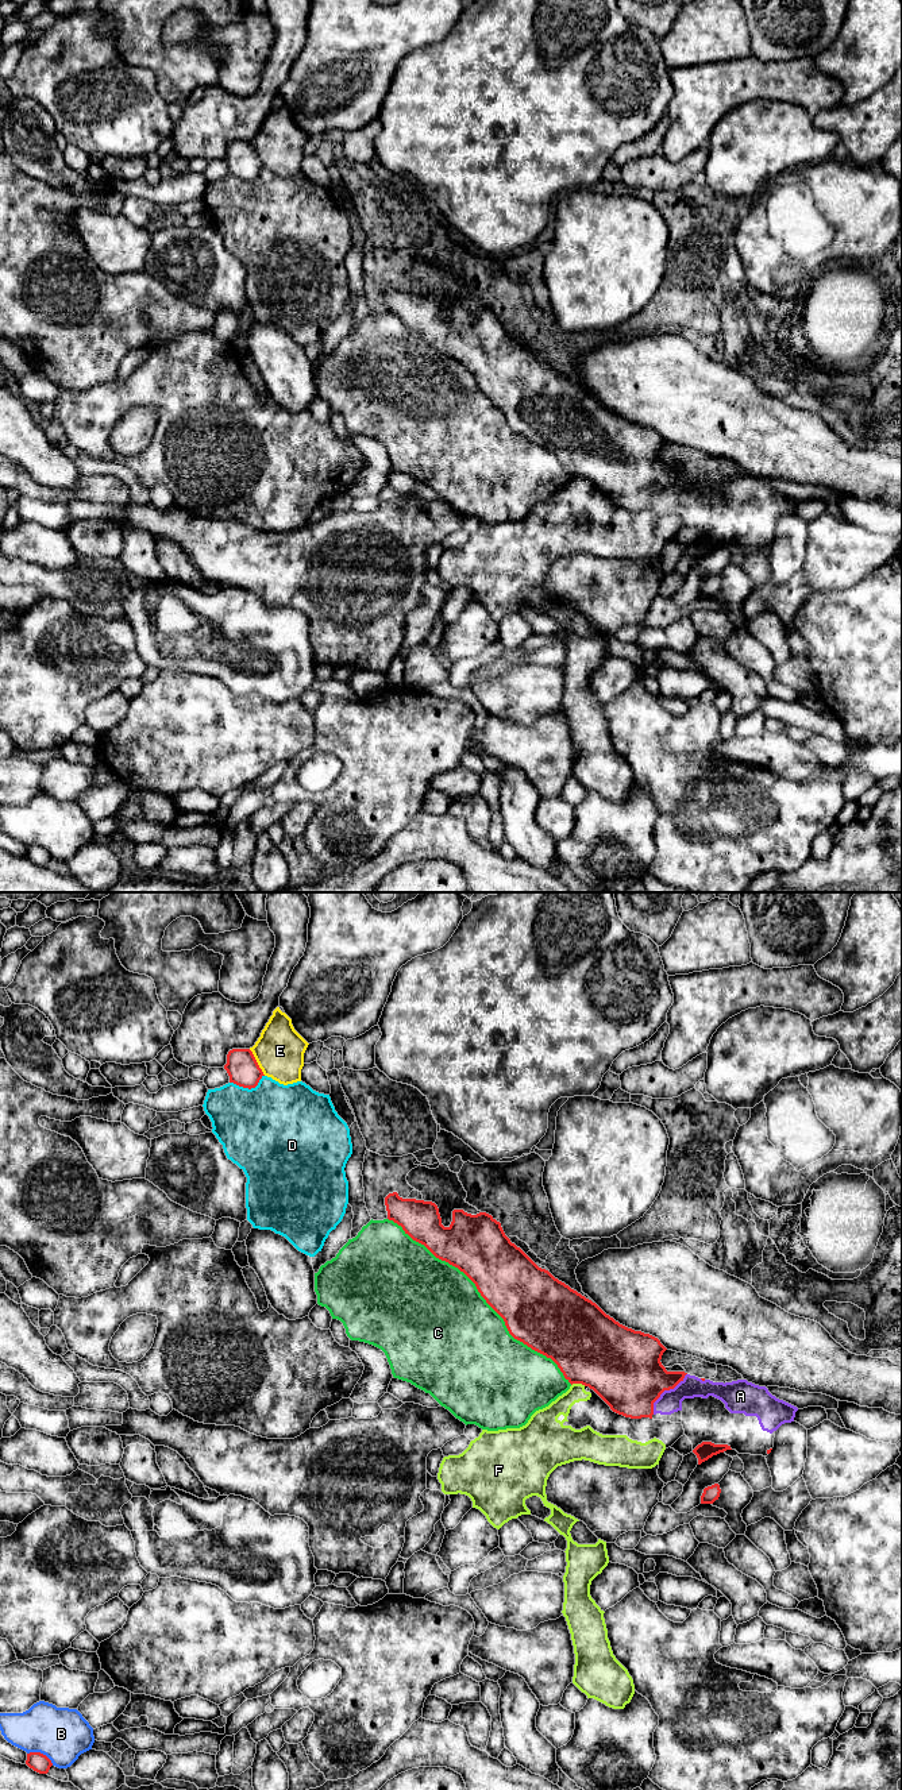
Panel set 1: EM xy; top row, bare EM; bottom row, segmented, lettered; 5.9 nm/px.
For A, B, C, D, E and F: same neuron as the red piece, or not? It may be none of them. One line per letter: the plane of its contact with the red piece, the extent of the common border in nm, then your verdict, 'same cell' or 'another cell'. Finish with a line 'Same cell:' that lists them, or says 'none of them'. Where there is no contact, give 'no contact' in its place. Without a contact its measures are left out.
A: xy | 320 nm | same cell
B: xy | 180 nm | another cell
C: xy | 1450 nm | another cell
D: xy | 220 nm | another cell
E: xy | 190 nm | another cell
F: xy | 90 nm | another cell
Same cell: A

